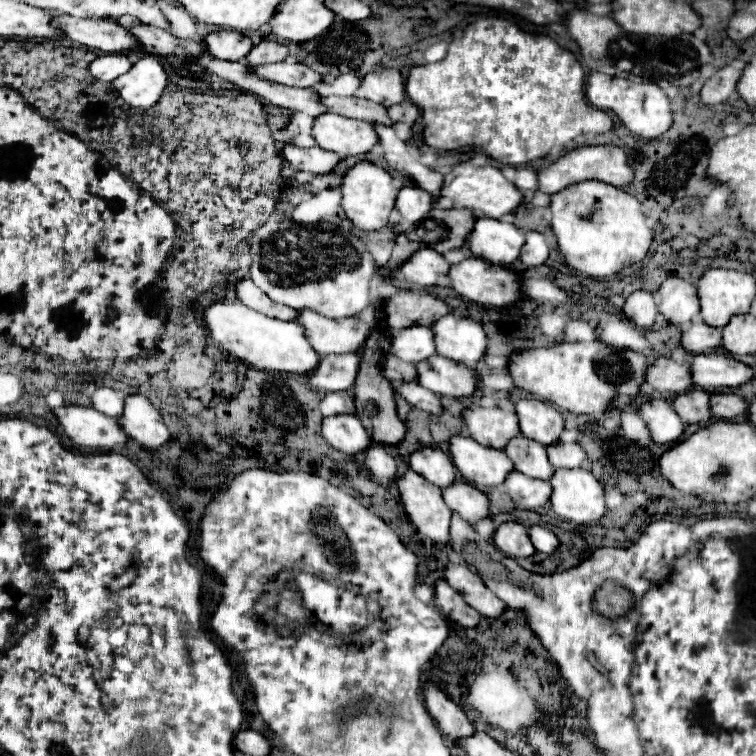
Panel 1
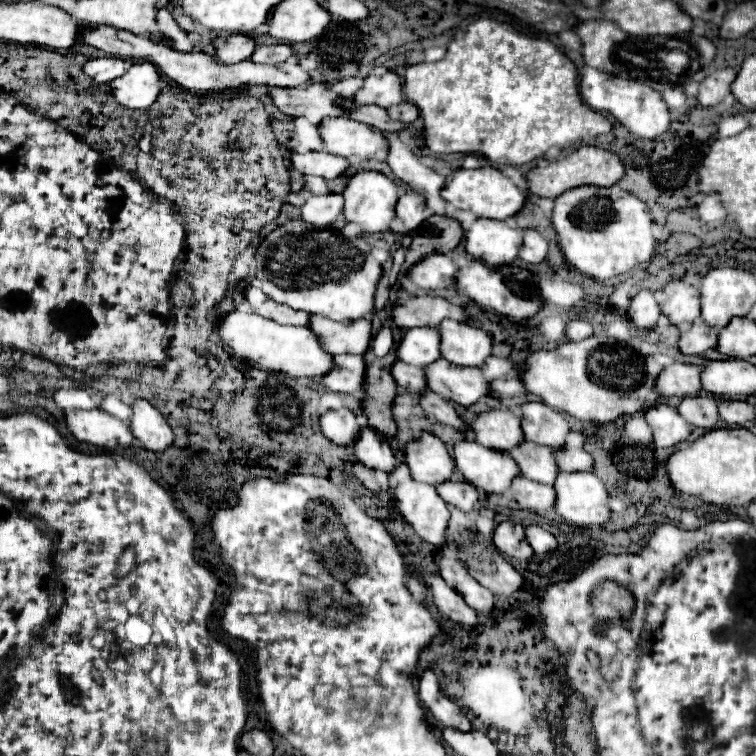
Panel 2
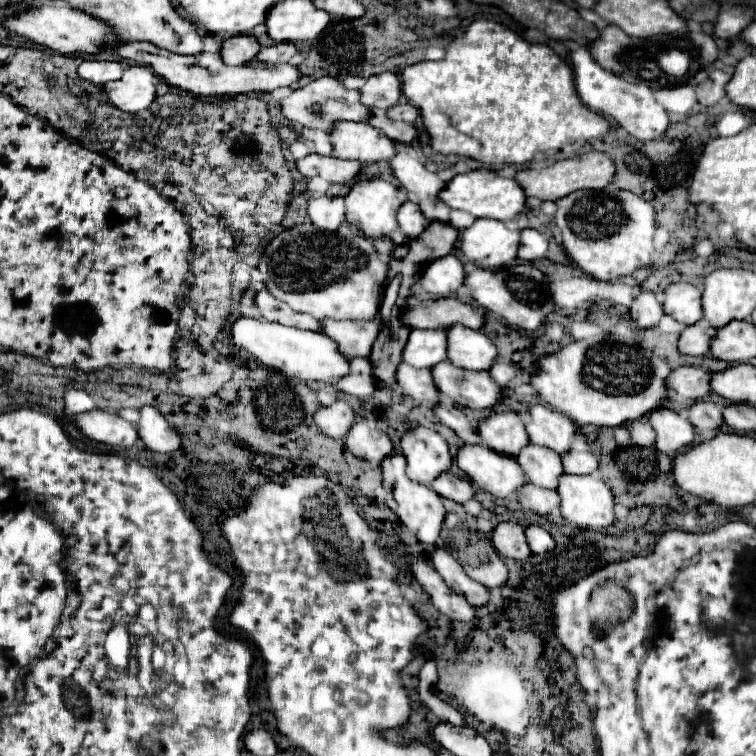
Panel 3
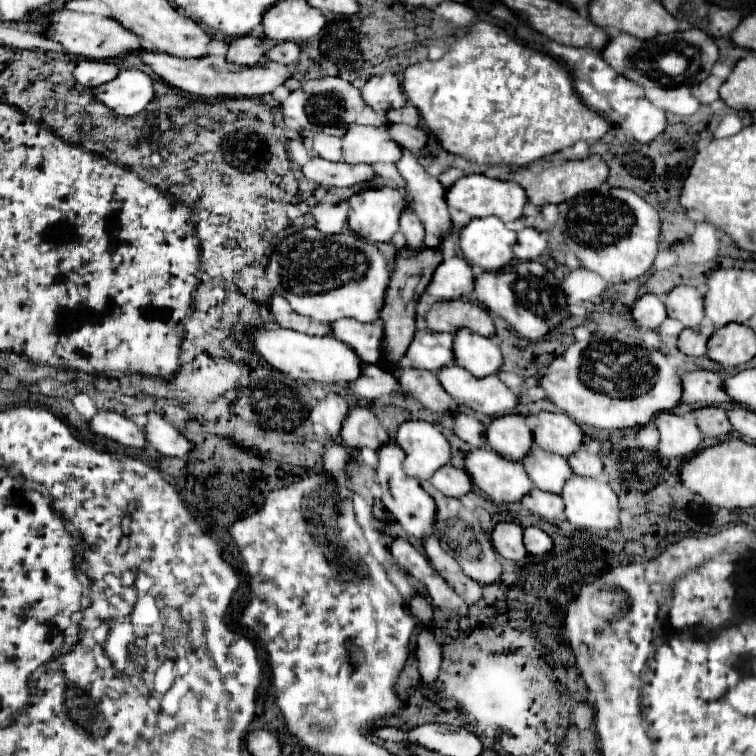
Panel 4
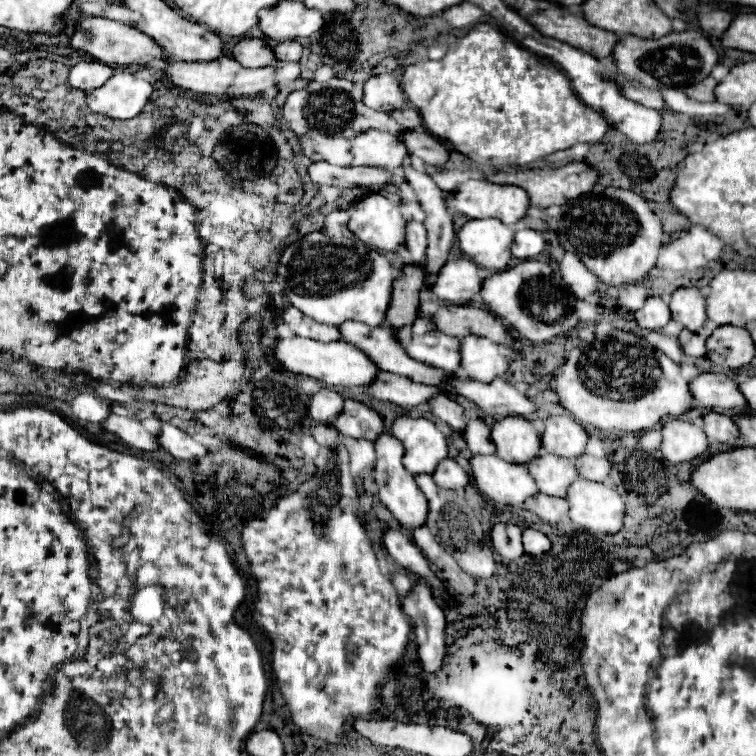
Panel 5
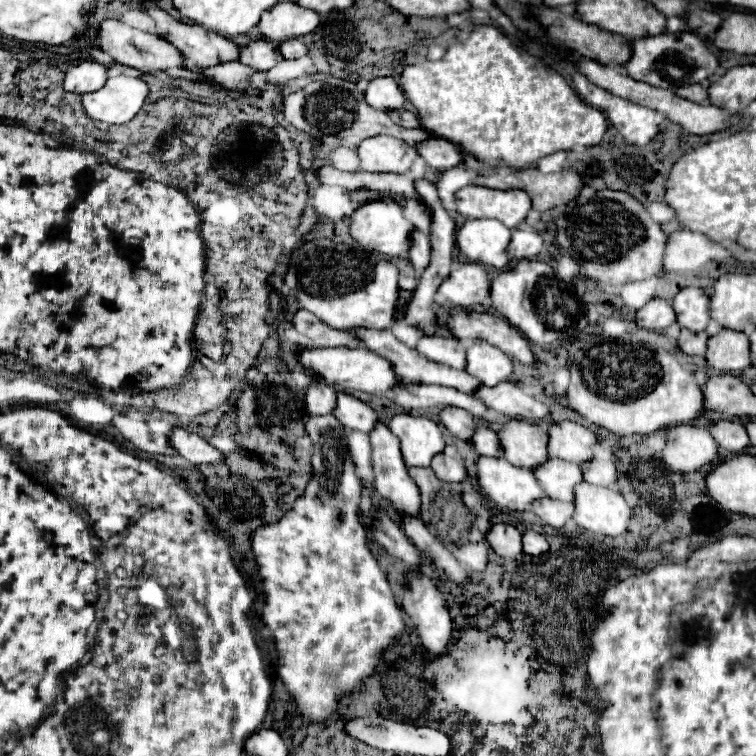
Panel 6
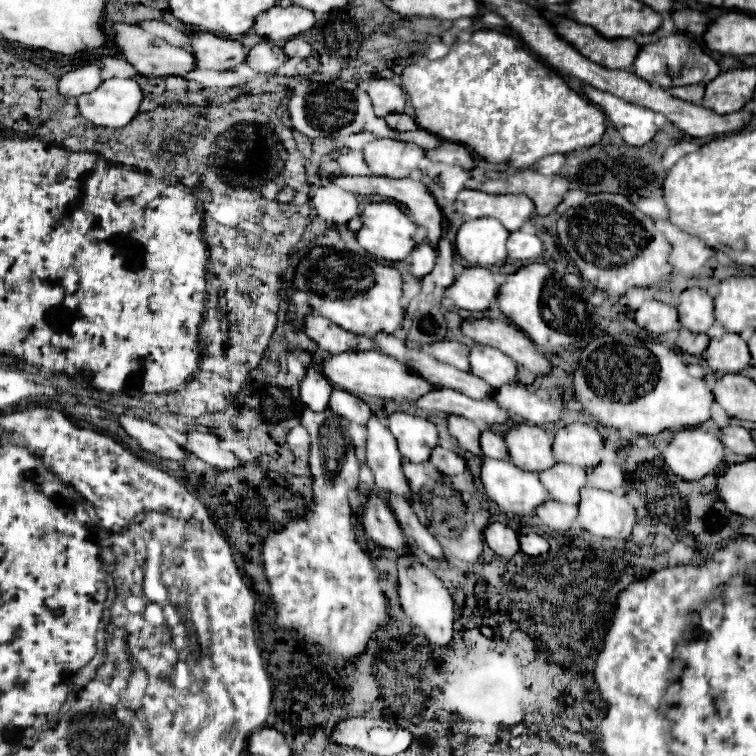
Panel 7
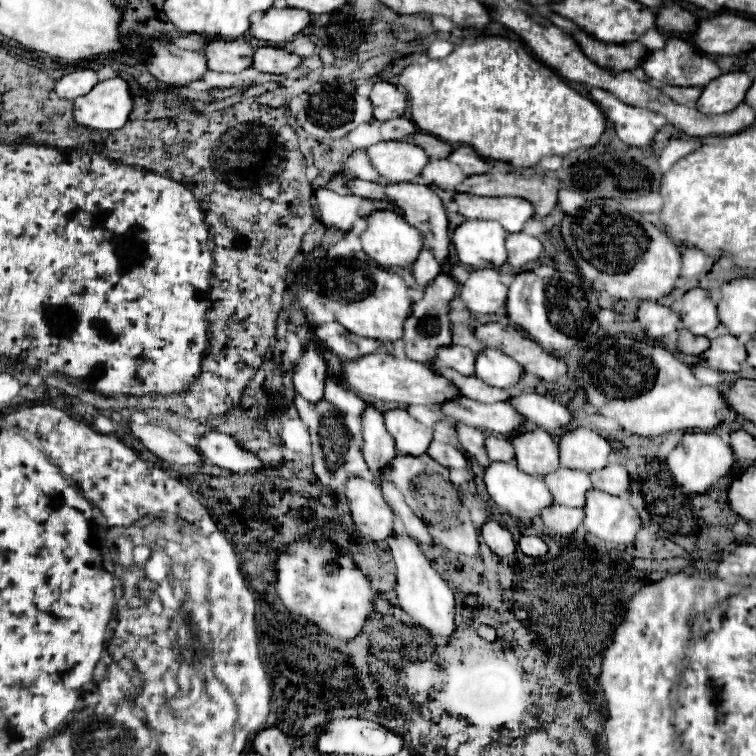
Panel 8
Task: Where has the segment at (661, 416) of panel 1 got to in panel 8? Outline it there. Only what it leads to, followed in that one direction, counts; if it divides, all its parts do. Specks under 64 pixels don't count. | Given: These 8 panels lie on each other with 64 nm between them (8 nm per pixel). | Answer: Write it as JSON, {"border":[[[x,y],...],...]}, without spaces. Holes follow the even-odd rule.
{"border":[[[694,432],[694,434],[684,434],[680,438],[680,444],[668,454],[666,464],[674,476],[674,480],[688,492],[694,494],[704,494],[706,488],[720,478],[726,478],[732,474],[732,464],[734,464],[734,454],[730,446],[714,432]]]}

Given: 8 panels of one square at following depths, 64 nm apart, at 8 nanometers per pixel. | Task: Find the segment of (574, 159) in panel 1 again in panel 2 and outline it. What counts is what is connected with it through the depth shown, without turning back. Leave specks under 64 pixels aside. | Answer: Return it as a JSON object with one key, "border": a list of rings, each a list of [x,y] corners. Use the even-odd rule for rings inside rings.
{"border":[[[582,146],[574,150],[570,156],[556,160],[554,164],[546,168],[534,168],[528,172],[528,182],[530,182],[530,194],[534,196],[544,196],[544,198],[554,198],[564,194],[570,188],[584,186],[584,184],[596,184],[596,186],[614,186],[624,178],[624,164],[618,154],[612,154],[608,150],[596,148],[596,146]]]}

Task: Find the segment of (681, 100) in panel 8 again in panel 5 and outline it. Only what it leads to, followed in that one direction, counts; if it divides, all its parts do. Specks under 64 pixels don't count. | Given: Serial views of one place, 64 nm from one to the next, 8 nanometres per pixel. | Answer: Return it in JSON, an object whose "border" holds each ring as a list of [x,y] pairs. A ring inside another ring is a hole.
{"border":[[[708,76],[706,80],[702,80],[700,84],[694,84],[690,88],[686,88],[686,94],[698,102],[714,102],[714,88],[718,86],[718,80],[714,80],[712,76]]]}

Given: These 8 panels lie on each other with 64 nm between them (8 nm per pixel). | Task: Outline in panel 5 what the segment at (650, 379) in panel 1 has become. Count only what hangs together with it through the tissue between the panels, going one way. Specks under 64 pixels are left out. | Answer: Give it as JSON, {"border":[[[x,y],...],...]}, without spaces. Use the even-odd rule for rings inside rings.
{"border":[[[704,372],[690,380],[690,394],[698,402],[698,408],[710,408],[710,410],[748,410],[746,400],[740,396],[736,382],[724,374],[712,374]]]}

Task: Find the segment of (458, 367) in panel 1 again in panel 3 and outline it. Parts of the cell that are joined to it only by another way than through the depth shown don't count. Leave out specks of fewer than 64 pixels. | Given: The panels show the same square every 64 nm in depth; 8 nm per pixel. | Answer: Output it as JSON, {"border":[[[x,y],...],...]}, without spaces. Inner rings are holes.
{"border":[[[448,360],[436,364],[430,372],[440,396],[460,406],[490,408],[502,396],[502,388],[490,378],[488,372],[472,372],[456,368]]]}

